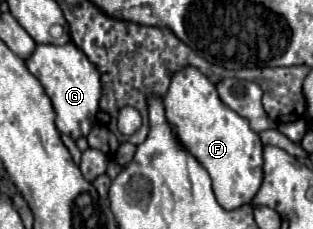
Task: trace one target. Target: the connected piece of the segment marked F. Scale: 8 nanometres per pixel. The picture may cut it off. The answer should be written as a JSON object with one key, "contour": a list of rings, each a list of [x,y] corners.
{"contour":[[[192,66],[176,72],[176,76],[172,78],[164,100],[164,110],[166,120],[172,126],[180,144],[210,174],[218,204],[224,210],[236,210],[242,204],[250,204],[264,180],[262,172],[264,146],[260,142],[260,136],[250,128],[248,120],[230,110],[218,98],[216,86]]]}

